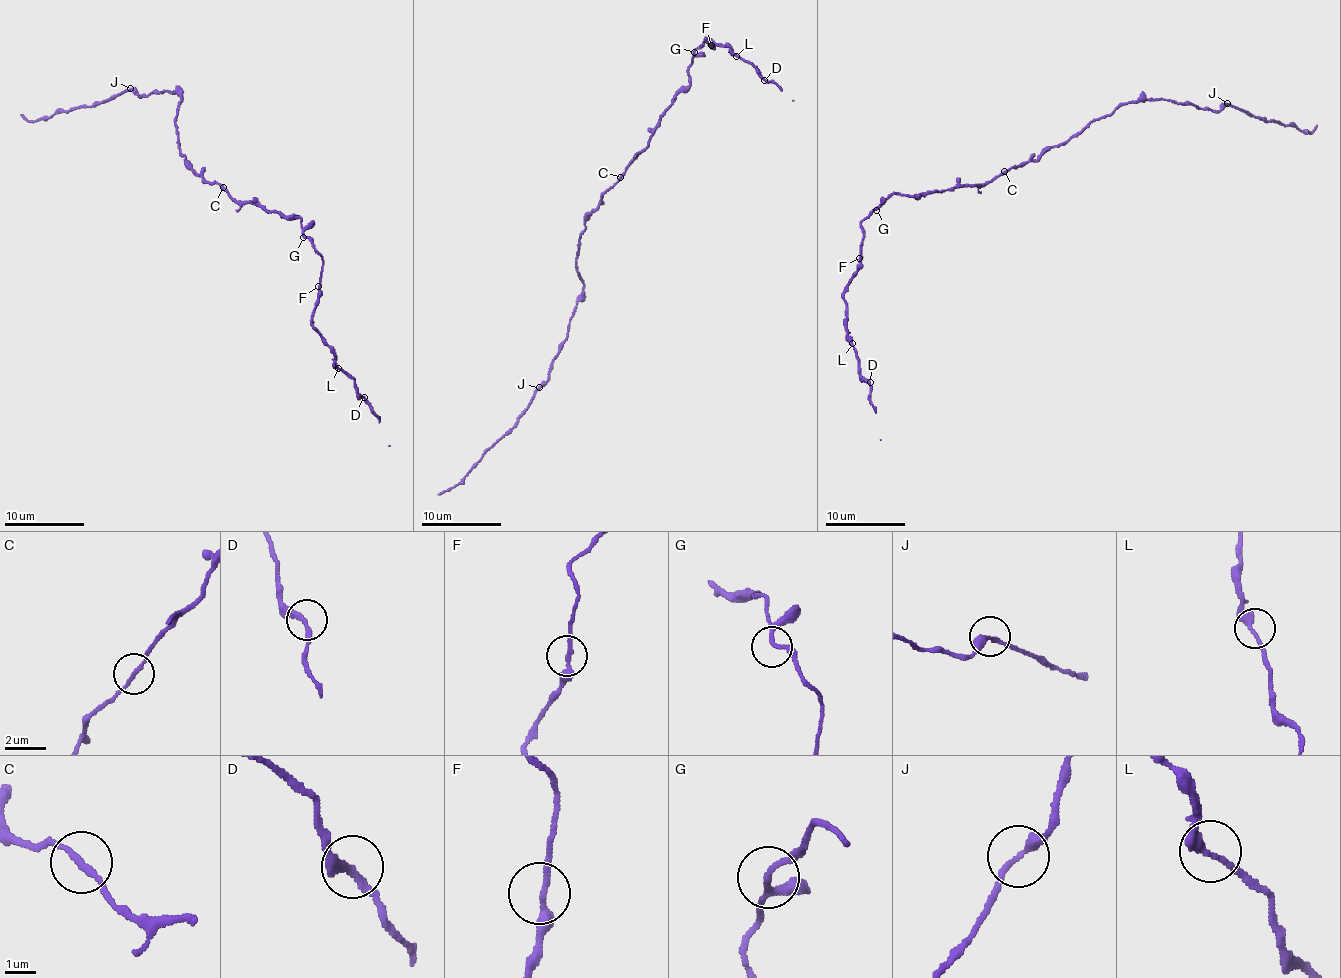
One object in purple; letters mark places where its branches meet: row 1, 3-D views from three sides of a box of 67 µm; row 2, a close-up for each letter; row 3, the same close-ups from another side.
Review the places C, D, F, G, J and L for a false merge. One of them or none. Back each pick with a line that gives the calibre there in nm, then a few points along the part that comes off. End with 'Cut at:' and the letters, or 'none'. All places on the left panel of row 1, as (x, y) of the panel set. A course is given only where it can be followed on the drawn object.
Cut at: none

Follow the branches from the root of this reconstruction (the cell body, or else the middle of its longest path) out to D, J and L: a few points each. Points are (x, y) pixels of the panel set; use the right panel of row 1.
D: (1006, 171), (972, 186), (890, 194), (861, 223), (859, 269), (843, 301), (846, 338), (870, 382)
J: (1006, 171), (1039, 159), (1127, 103), (1170, 99), (1211, 111), (1226, 103)
L: (1006, 171), (972, 186), (914, 196), (890, 194), (869, 213), (861, 223), (859, 269), (843, 295), (852, 343)

